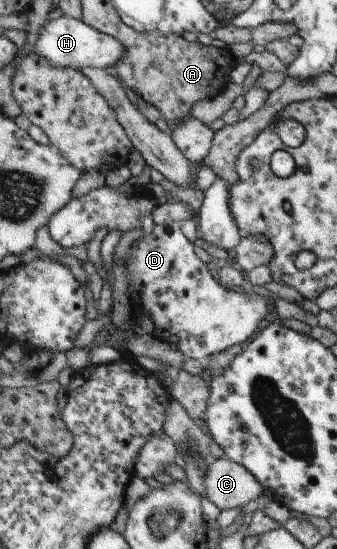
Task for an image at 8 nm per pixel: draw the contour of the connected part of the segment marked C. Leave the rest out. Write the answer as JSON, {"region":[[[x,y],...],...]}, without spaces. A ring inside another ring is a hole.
{"region":[[[228,457],[212,460],[205,475],[207,499],[220,511],[238,509],[248,501],[263,501],[264,485],[246,466]]]}

